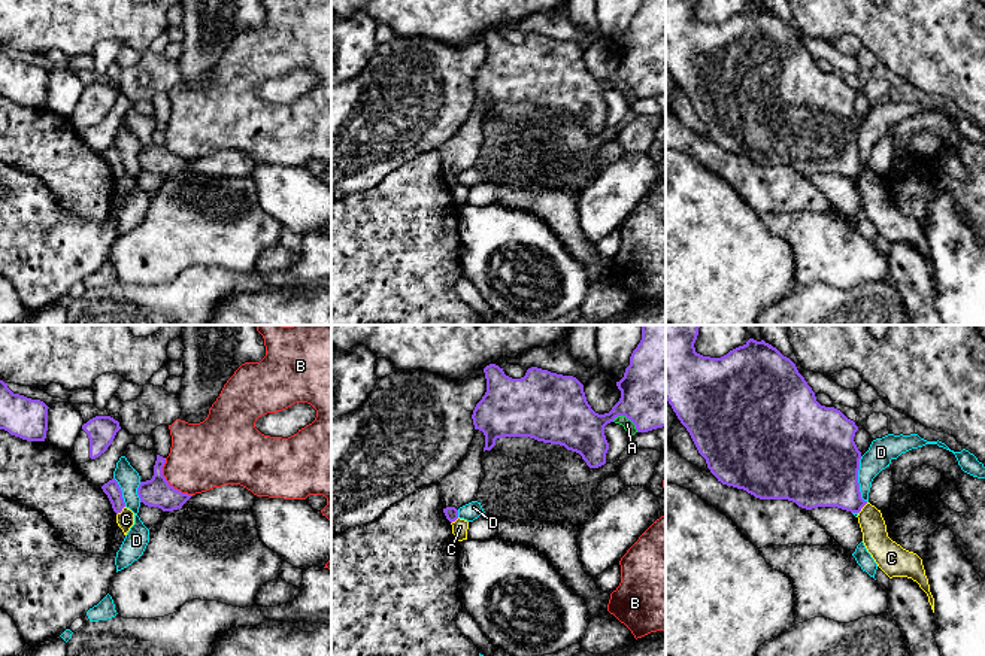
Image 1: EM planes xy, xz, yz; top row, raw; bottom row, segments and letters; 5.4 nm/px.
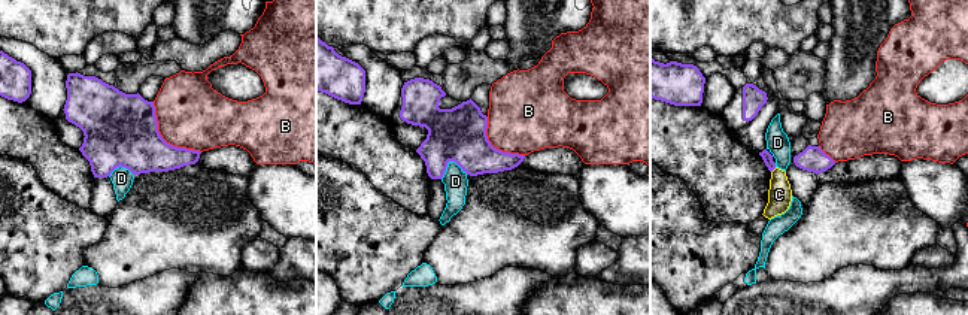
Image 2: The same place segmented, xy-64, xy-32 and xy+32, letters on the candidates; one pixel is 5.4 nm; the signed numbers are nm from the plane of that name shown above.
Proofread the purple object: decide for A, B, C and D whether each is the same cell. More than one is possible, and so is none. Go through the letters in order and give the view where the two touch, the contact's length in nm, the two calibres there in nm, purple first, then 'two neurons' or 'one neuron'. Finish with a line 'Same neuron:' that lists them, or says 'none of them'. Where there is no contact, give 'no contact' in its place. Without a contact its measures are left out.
A: xz | 160 nm | 420/60 nm | two neurons
B: xy | 260 nm | 160/360 nm | two neurons
C: yz | 80 nm | 340/140 nm | two neurons
D: yz | 260 nm | 480/140 nm | two neurons
Same neuron: none of them

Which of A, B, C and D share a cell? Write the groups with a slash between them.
A / B / C / D

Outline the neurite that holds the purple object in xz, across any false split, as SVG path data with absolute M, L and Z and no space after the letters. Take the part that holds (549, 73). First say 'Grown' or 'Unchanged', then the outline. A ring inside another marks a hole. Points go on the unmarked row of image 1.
Unchanged. M642 0L642 6L630 22L624 43L616 48L619 67L609 79L595 79L587 67L584 51L573 42L563 42L531 33L521 45L512 45L503 34L490 30L484 34L487 58L476 70L472 85L475 95L485 101L485 116L495 112L497 104L530 103L537 107L560 110L582 122L590 134L606 130L609 109L604 92L618 82L625 82L637 98L666 92L666 0Z

